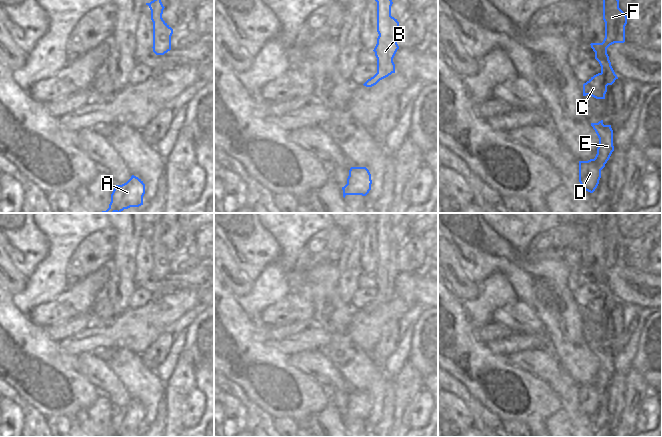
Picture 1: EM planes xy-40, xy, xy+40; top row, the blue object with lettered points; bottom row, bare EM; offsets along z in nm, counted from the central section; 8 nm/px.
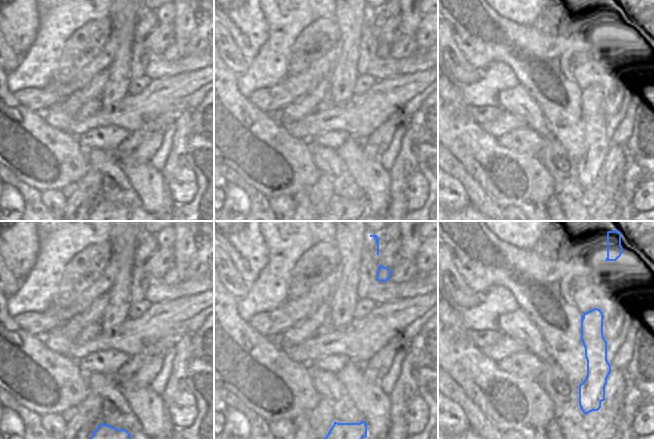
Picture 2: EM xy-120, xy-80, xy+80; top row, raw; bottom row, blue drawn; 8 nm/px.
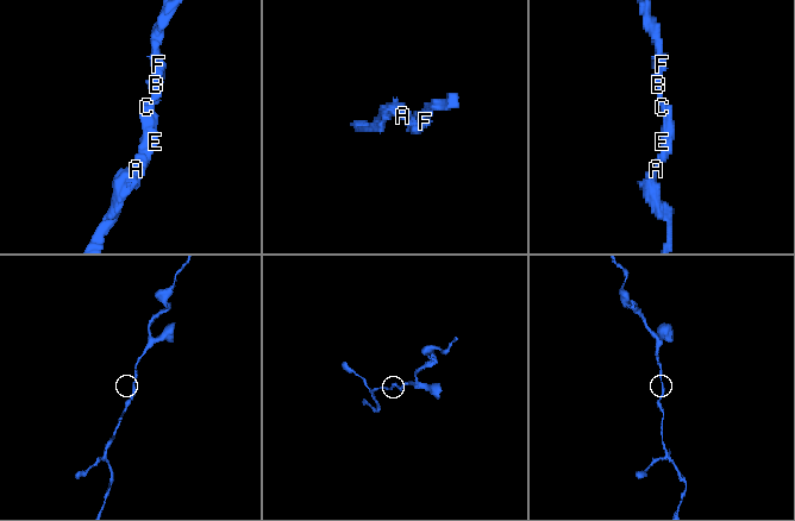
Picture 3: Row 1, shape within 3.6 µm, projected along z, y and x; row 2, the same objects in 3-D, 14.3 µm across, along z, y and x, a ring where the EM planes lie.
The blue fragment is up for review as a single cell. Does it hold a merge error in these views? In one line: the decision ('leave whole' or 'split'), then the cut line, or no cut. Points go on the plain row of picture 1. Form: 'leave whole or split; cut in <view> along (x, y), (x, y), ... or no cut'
leave whole; no cut

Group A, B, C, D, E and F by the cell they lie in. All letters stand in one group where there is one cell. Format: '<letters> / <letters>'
A B C D E F

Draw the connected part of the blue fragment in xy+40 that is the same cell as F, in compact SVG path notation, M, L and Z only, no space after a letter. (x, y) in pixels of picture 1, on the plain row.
M601 213L603 222L603 244L605 246L605 262L602 267L591 267L595 283L601 290L601 296L583 308L583 320L590 319L596 323L605 323L607 310L616 303L607 272L614 267L625 266L626 238L619 232L616 213Z

